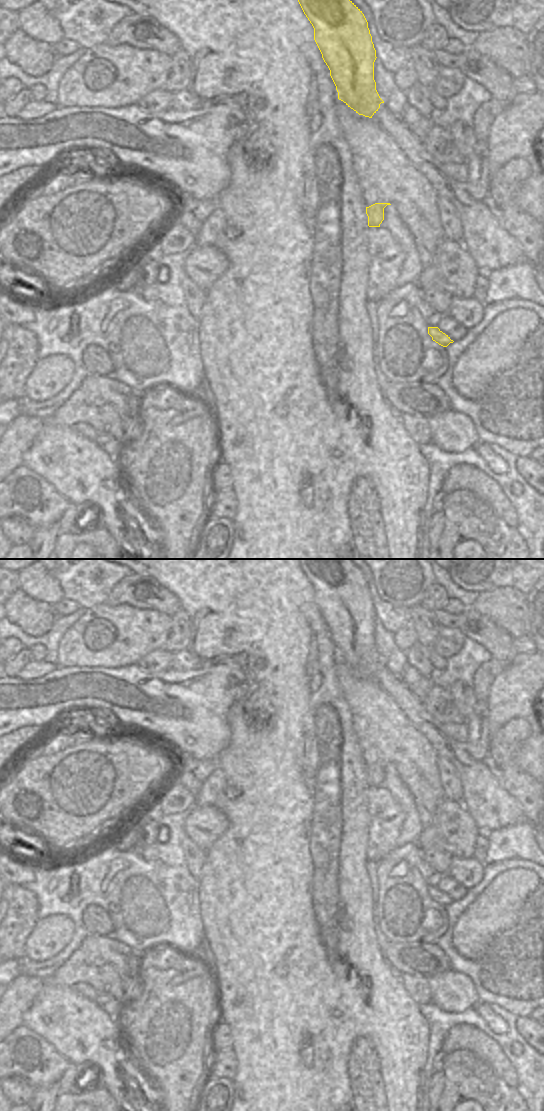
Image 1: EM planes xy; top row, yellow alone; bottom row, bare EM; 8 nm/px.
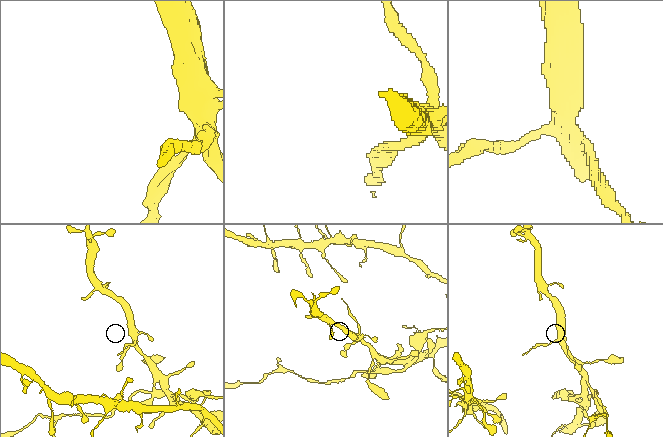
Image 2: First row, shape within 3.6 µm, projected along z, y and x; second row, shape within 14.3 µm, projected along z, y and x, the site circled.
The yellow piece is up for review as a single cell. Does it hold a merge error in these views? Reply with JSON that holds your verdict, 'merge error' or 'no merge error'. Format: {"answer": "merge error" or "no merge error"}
{"answer": "merge error"}

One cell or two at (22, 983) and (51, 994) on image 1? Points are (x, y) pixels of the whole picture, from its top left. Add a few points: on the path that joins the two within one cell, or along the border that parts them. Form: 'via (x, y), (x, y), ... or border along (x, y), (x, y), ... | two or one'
border along (44, 981), (42, 989), (27, 1010) | two

